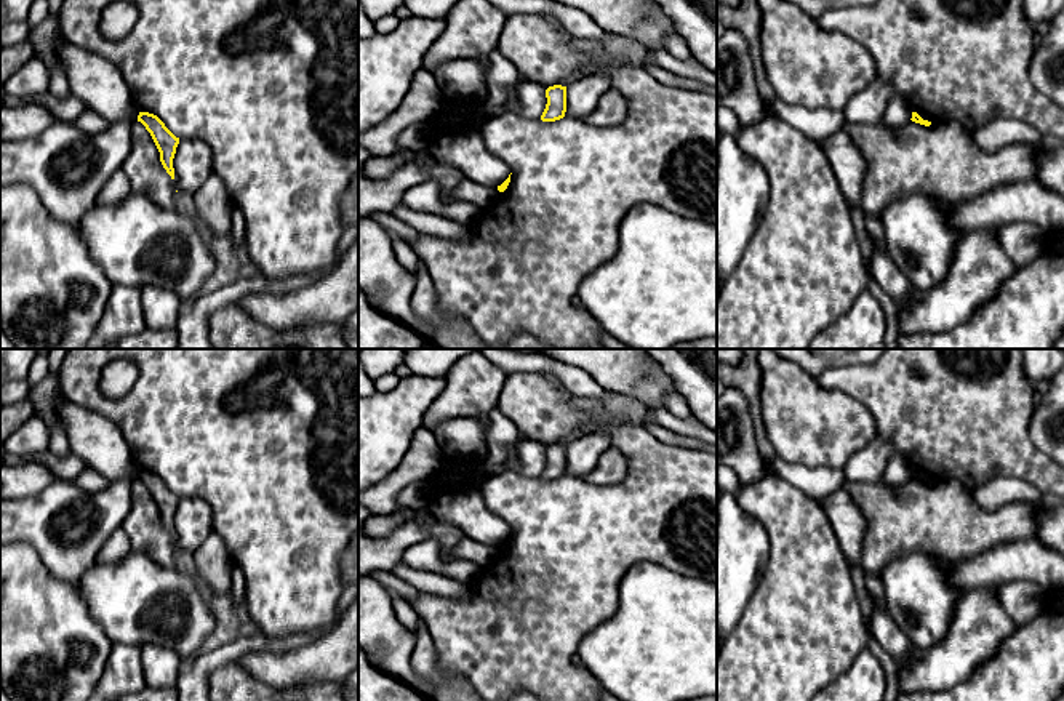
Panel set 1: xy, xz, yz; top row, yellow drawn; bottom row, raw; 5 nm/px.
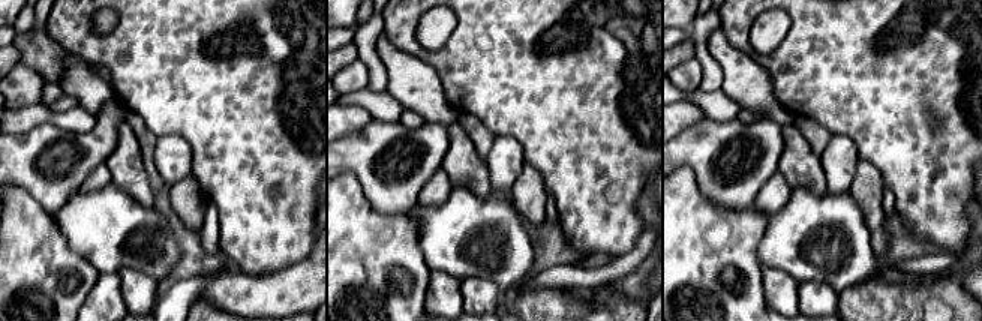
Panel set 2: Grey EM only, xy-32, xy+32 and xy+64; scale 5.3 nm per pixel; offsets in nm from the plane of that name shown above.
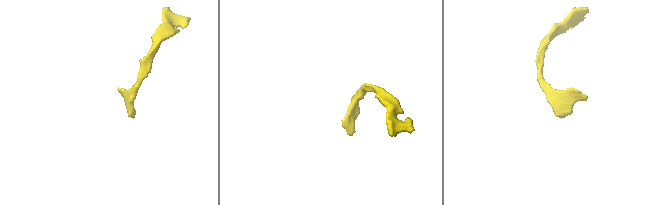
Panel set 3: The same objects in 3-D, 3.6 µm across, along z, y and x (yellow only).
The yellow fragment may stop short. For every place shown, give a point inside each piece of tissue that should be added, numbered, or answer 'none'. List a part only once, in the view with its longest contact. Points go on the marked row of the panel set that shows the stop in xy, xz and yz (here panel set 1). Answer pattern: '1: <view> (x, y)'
none

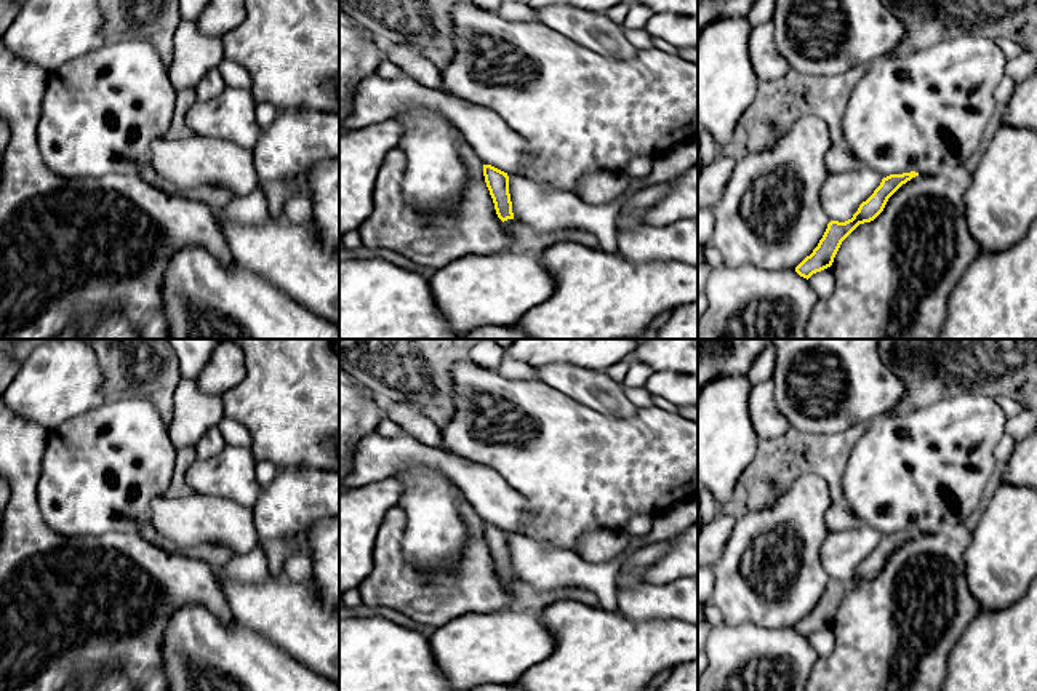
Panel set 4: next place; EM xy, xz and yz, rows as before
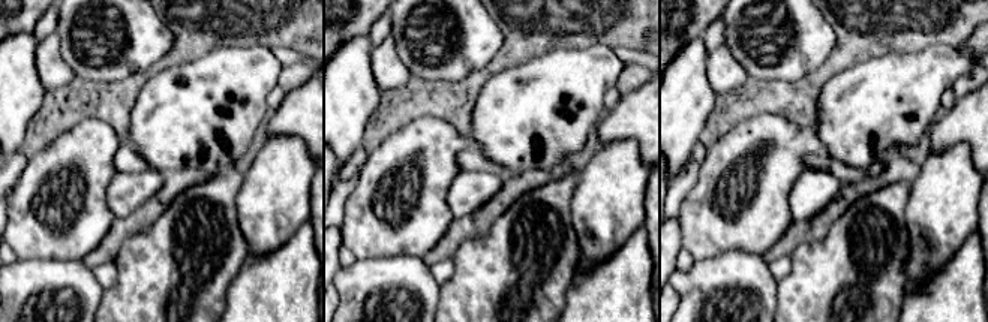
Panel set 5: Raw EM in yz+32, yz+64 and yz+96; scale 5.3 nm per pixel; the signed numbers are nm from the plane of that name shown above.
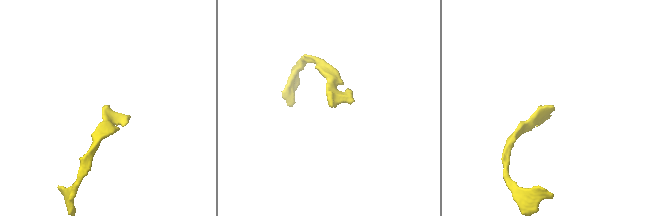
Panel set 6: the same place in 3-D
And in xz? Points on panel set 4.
1: xz (525, 240)

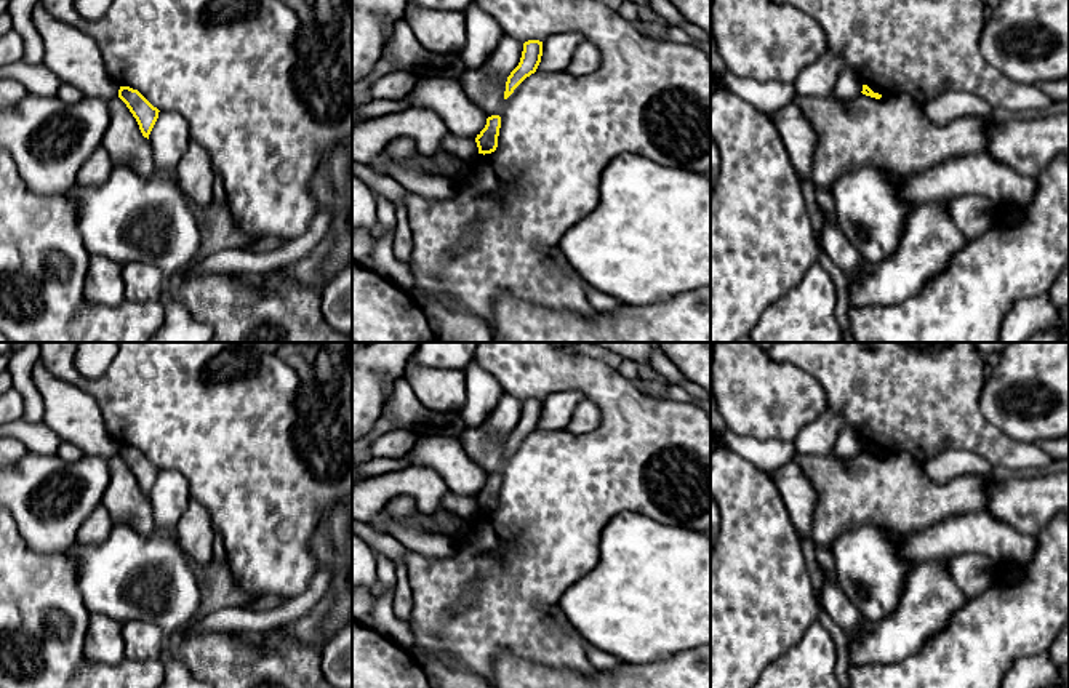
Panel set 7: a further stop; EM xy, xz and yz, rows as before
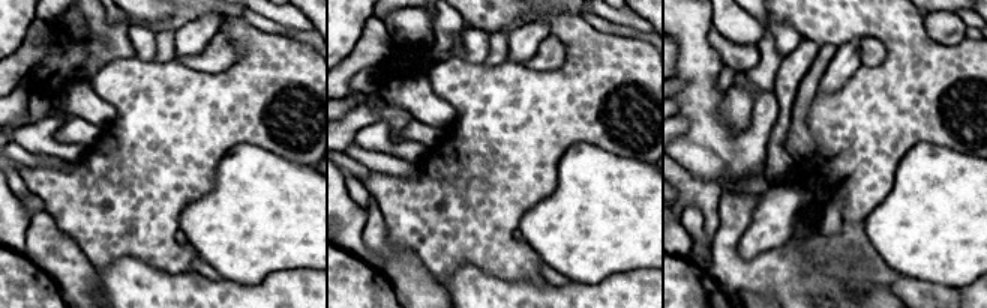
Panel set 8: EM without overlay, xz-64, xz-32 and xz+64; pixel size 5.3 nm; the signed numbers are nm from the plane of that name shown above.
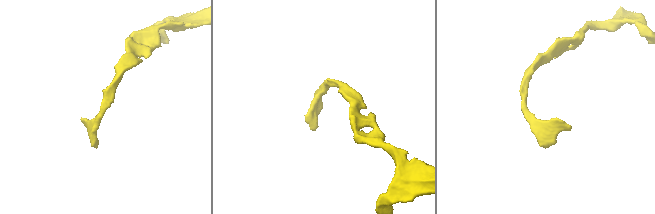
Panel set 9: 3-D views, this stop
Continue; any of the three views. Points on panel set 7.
none

